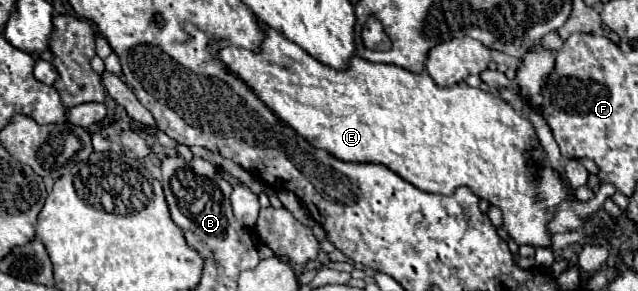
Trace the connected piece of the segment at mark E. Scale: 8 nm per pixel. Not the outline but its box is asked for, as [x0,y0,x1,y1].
[220,23,572,249]

